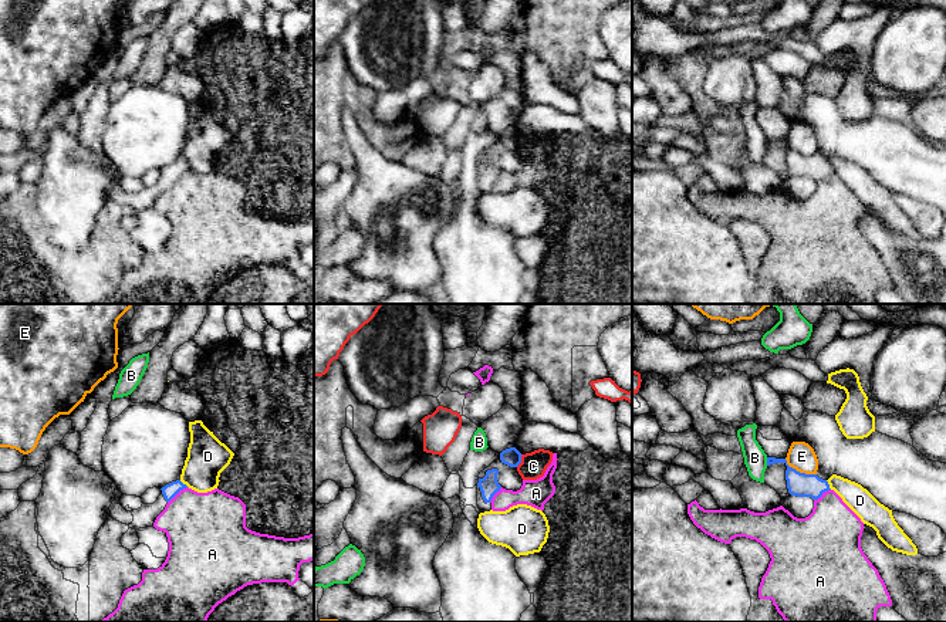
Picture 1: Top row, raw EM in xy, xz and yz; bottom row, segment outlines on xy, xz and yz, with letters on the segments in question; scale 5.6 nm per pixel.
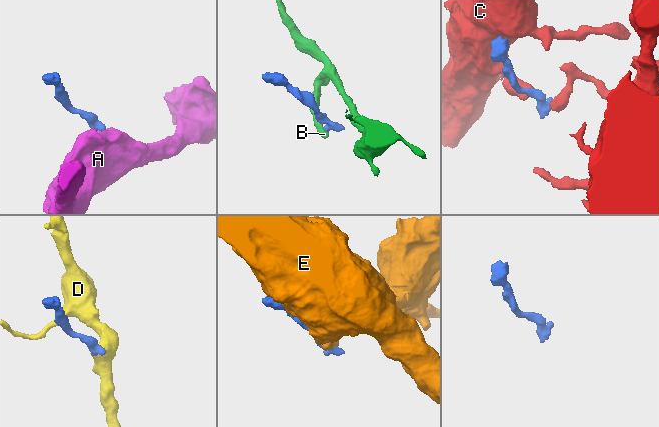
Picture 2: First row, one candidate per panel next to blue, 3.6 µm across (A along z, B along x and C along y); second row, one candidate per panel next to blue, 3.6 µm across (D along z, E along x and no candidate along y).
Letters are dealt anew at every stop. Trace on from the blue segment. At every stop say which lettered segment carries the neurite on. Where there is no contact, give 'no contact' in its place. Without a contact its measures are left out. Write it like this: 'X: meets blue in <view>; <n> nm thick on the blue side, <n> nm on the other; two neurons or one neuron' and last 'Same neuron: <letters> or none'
A: meets blue in xy; 80 nm thick on the blue side, 420 nm on the other; two neurons
B: meets blue in yz; 140 nm thick on the blue side, 130 nm on the other; two neurons
C: meets blue in xz; 100 nm thick on the blue side, 150 nm on the other; two neurons
D: meets blue in yz; 140 nm thick on the blue side, 150 nm on the other; two neurons
E: meets blue in yz; 140 nm thick on the blue side, 160 nm on the other; two neurons
Same neuron: none

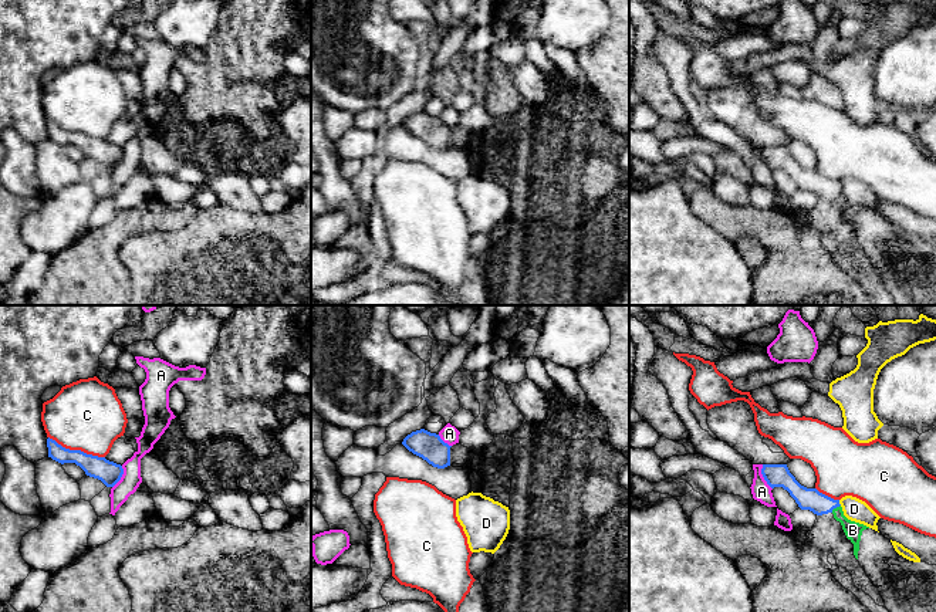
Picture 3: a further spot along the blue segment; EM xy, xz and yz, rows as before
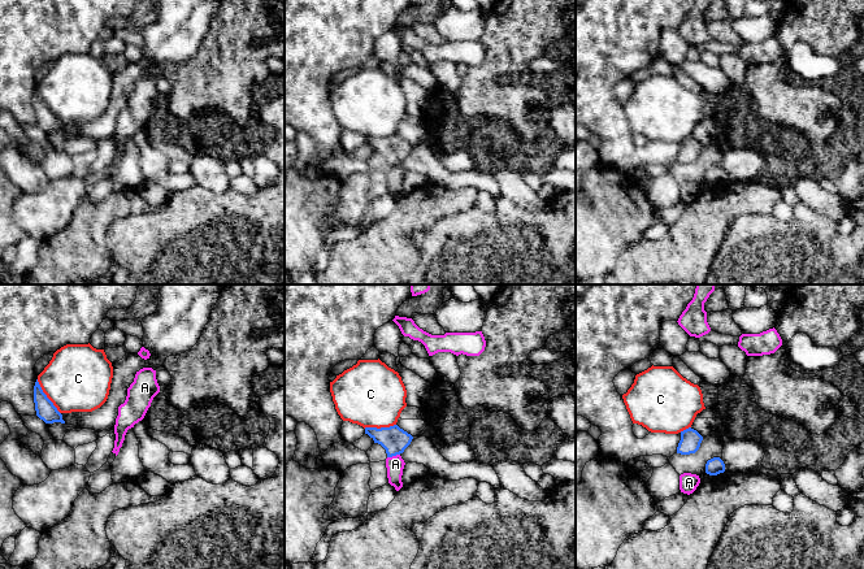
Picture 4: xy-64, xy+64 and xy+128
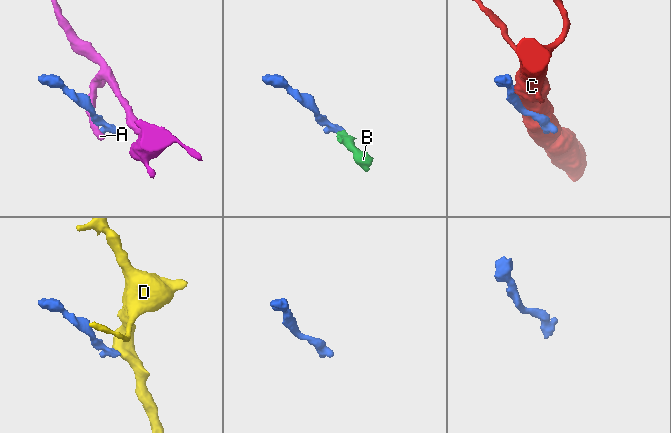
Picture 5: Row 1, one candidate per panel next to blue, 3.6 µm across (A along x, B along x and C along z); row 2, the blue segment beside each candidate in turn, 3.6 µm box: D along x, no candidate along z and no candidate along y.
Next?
A: meets blue in yz; 130 nm thick on the blue side, 110 nm on the other; two neurons
B: meets blue in yz; 130 nm thick on the blue side, 100 nm on the other; one neuron
C: meets blue in xy; 140 nm thick on the blue side, 400 nm on the other; two neurons
D: meets blue in yz; 130 nm thick on the blue side, 130 nm on the other; two neurons
Same neuron: B

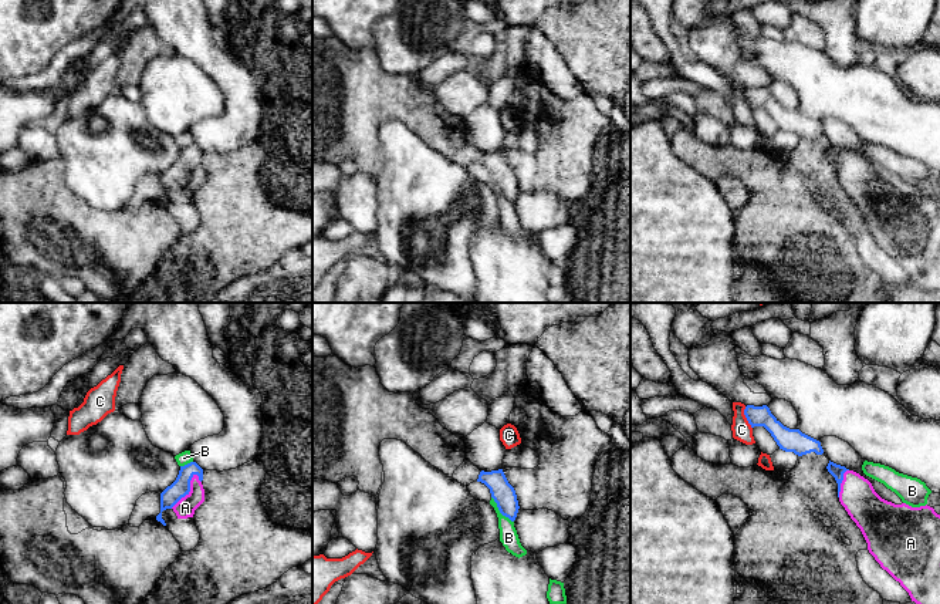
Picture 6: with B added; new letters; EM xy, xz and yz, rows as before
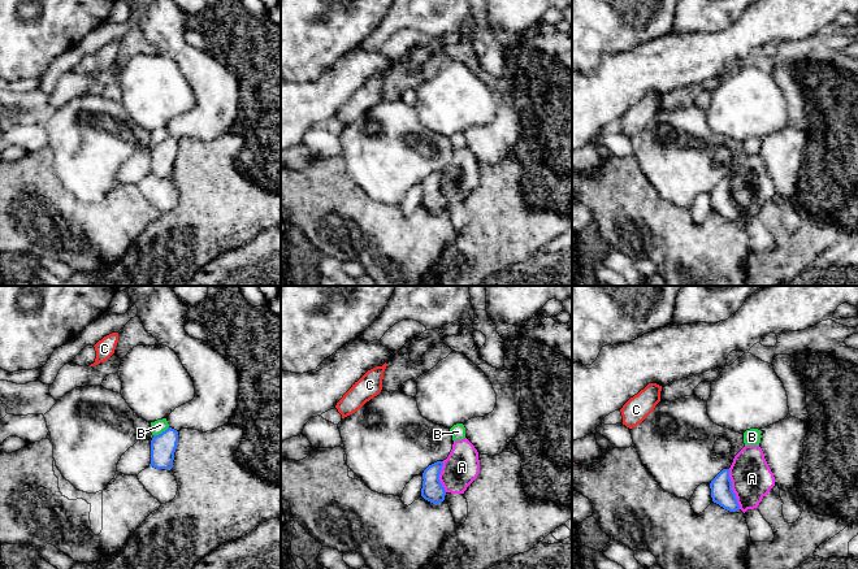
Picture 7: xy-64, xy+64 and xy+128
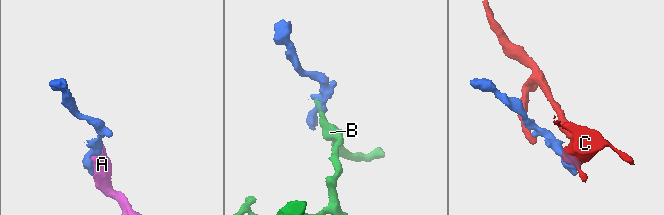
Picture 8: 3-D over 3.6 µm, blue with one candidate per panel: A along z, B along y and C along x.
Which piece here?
A: meets blue in xy; 100 nm thick on the blue side, 110 nm on the other; one neuron
B: meets blue in xz; 130 nm thick on the blue side, 100 nm on the other; two neurons
C: meets blue in yz; 120 nm thick on the blue side, 110 nm on the other; two neurons
Same neuron: A

